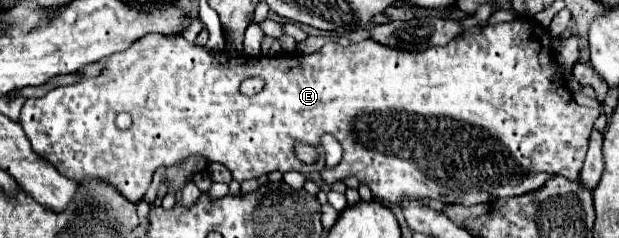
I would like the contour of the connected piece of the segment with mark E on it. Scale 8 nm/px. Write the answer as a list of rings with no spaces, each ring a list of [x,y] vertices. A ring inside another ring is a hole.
[[[513,18],[509,22],[491,24],[491,26],[485,26],[483,32],[479,32],[479,34],[473,34],[473,36],[461,38],[461,40],[451,40],[445,46],[433,46],[431,50],[425,50],[421,54],[409,54],[403,50],[389,50],[377,42],[363,40],[363,42],[347,44],[347,46],[337,44],[337,42],[327,42],[319,52],[301,54],[301,56],[299,54],[283,54],[283,56],[273,56],[273,58],[245,56],[245,54],[229,56],[225,50],[223,52],[205,50],[203,46],[187,42],[183,36],[181,38],[165,38],[163,34],[147,34],[147,36],[135,40],[127,50],[111,54],[105,60],[105,70],[99,76],[83,78],[83,80],[69,84],[69,86],[57,86],[57,88],[49,90],[43,98],[27,98],[21,108],[19,124],[23,126],[25,136],[29,138],[33,152],[37,156],[45,158],[47,162],[51,162],[65,178],[71,178],[75,182],[83,182],[83,180],[91,180],[91,178],[107,182],[119,194],[123,194],[129,202],[139,202],[143,198],[143,194],[149,188],[151,178],[159,166],[175,166],[191,156],[203,156],[209,164],[219,162],[225,168],[229,168],[229,172],[233,174],[233,180],[237,180],[239,184],[249,178],[259,178],[263,174],[269,174],[273,170],[279,170],[279,172],[319,170],[327,184],[343,182],[345,178],[355,176],[361,184],[369,186],[369,190],[373,192],[373,198],[385,206],[401,204],[403,200],[425,200],[425,198],[435,198],[435,200],[441,200],[443,204],[459,202],[459,204],[467,206],[473,202],[487,202],[489,198],[527,194],[527,190],[537,190],[537,186],[543,186],[543,182],[549,174],[561,174],[565,178],[579,178],[583,158],[587,152],[587,140],[589,140],[593,122],[599,116],[599,110],[575,104],[573,94],[567,88],[567,82],[565,80],[557,80],[557,82],[551,80],[553,70],[555,70],[555,56],[549,46],[549,32],[547,32],[547,28],[537,24],[533,18]],[[253,76],[263,78],[265,88],[255,96],[241,94],[239,92],[241,82],[245,78],[253,78]],[[119,112],[127,112],[133,118],[131,128],[119,130],[115,126],[115,116]],[[325,132],[333,134],[343,146],[343,160],[339,162],[339,166],[333,168],[333,172],[325,170],[325,158],[323,158],[323,150],[321,150],[321,136]],[[297,142],[305,142],[305,144],[315,146],[317,154],[321,150],[319,160],[313,164],[301,162],[293,150],[293,146]]]

